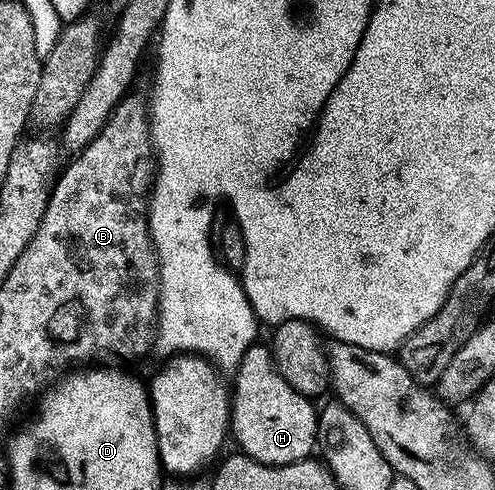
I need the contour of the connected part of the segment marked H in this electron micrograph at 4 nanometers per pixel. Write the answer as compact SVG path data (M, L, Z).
M253 345L234 372L235 387L230 392L229 431L239 442L238 450L269 466L285 466L306 460L316 450L319 425L317 407L308 396L297 393L281 377L266 346Z

